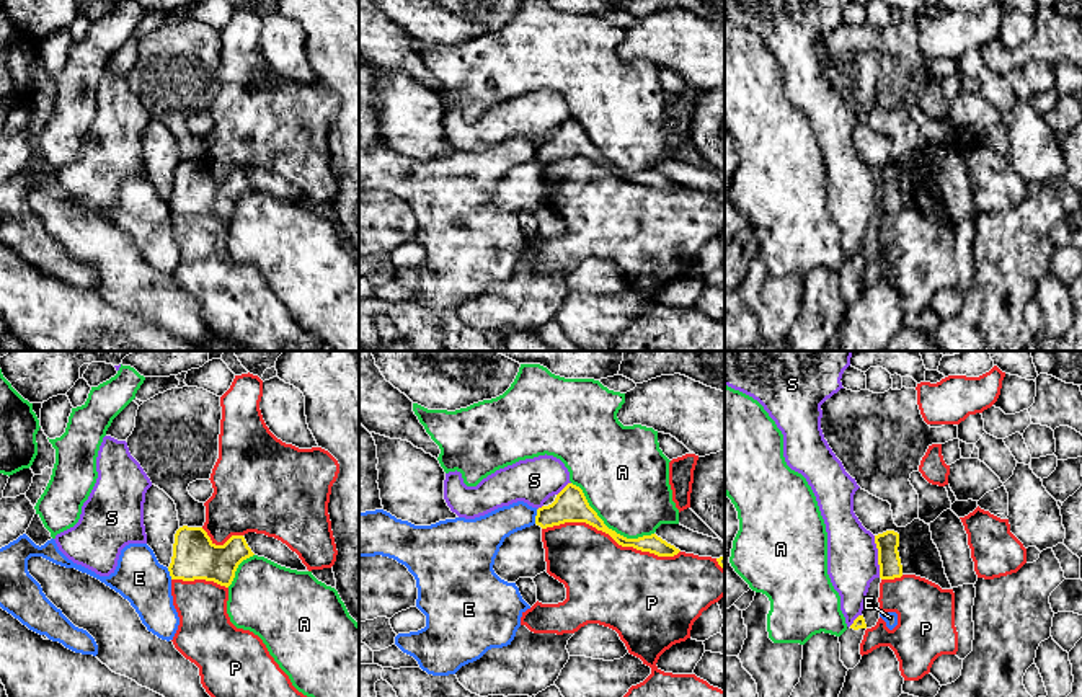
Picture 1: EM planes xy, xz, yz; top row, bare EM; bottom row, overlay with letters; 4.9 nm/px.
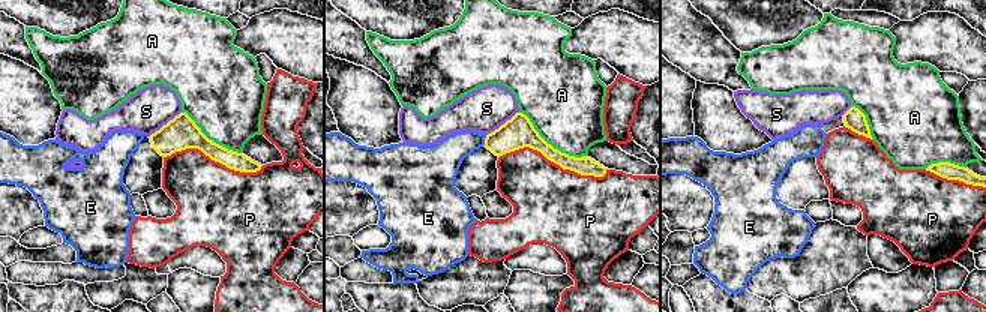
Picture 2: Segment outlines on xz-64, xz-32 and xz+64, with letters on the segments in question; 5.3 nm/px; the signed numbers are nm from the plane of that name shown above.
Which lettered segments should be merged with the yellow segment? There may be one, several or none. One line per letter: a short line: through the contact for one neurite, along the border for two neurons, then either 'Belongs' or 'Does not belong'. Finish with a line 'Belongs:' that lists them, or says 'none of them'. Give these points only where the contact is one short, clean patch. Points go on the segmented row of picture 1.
A: Does not belong
E: Line: xz (537, 510), (534, 523). Does not belong
P: Does not belong
S: Line: yz (873, 536), (880, 577). Does not belong
Belongs: none of them

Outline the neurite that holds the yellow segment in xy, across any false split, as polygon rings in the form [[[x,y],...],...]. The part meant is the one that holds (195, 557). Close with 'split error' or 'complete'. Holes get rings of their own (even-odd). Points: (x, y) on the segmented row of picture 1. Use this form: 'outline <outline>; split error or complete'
outline [[[183,526],[175,534],[168,571],[171,579],[206,579],[228,588],[238,565],[253,555],[243,535],[215,545],[202,527]]]; complete

